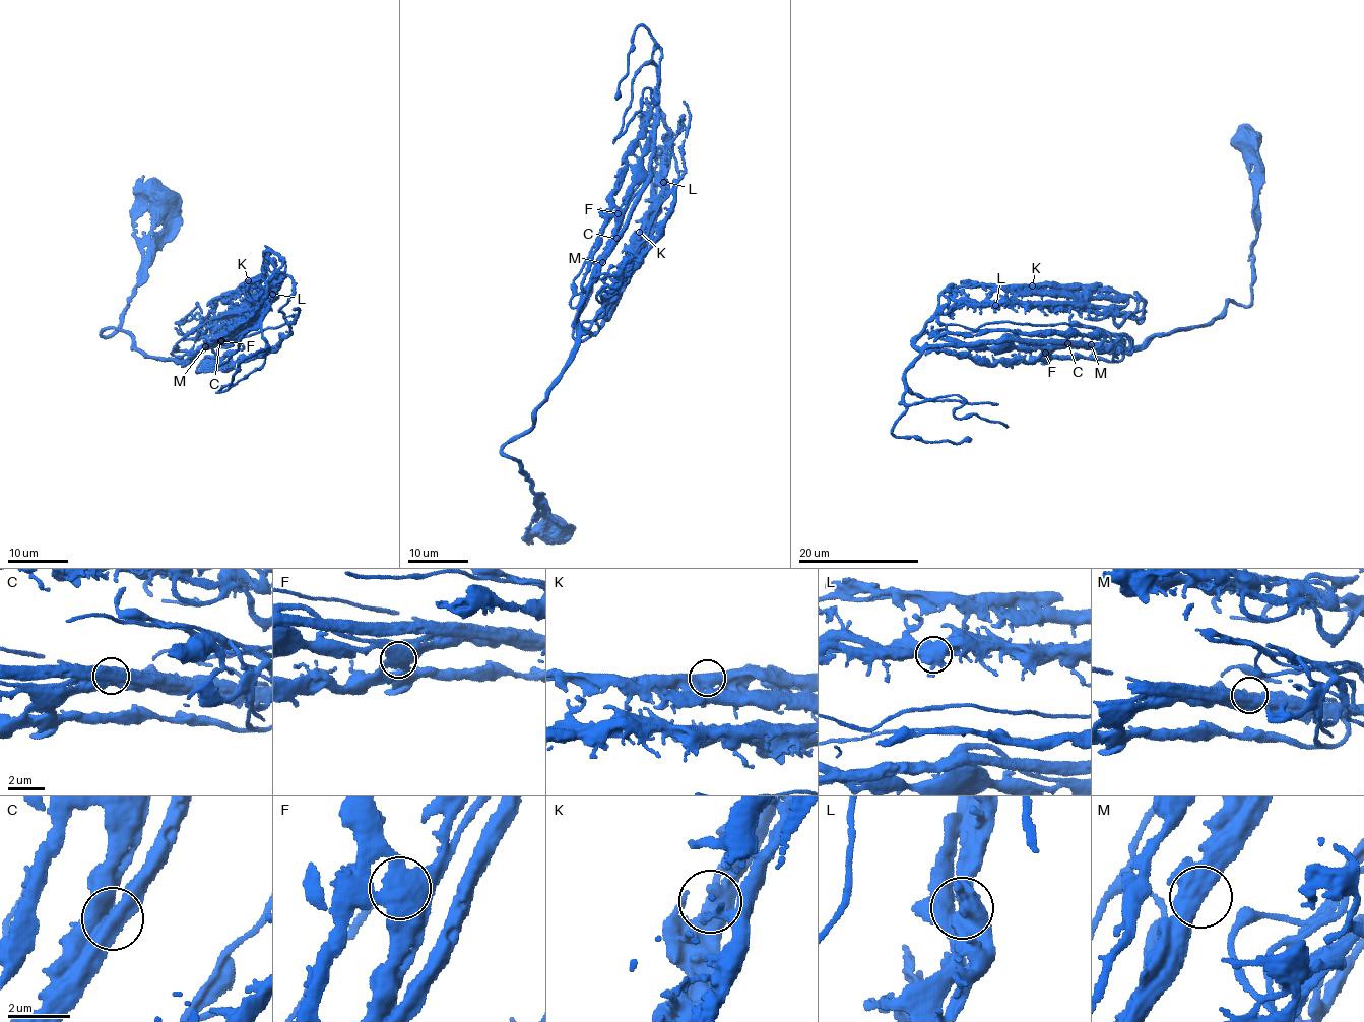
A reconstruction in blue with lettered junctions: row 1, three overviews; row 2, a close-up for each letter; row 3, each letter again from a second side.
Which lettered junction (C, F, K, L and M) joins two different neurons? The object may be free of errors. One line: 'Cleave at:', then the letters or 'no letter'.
Cleave at: no letter

